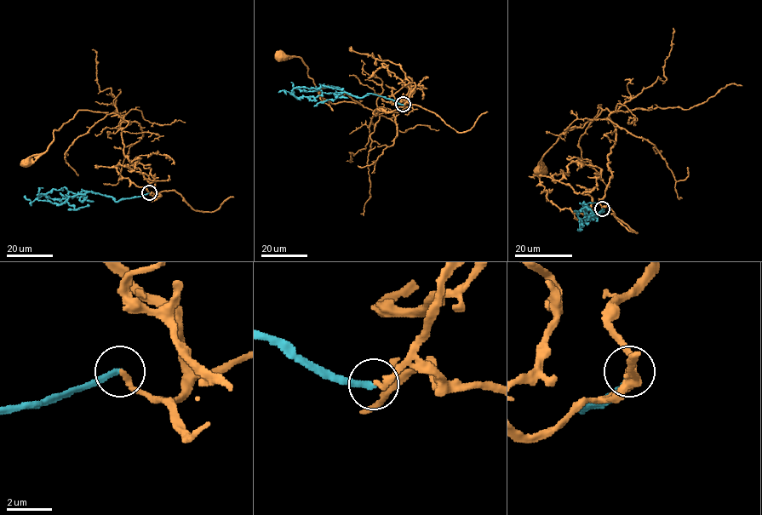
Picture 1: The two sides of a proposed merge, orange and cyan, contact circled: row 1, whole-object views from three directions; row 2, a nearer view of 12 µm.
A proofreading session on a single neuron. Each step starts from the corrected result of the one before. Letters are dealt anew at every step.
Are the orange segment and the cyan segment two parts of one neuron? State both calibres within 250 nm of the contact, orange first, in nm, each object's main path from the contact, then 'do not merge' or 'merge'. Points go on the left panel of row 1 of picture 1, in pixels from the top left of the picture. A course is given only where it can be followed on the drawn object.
200 nm thick on the orange side, 240 nm on the other; orange runs (149, 193), (155, 187), (123, 153), (113, 113), (79, 110), (25, 163); cyan runs (149, 193), (117, 201), (88, 191), (69, 197), (62, 203), (54, 203), (38, 200), (38, 190), (42, 187); do not merge

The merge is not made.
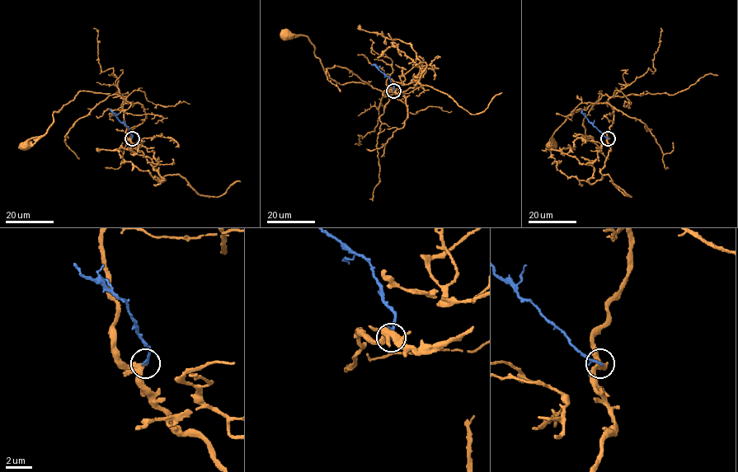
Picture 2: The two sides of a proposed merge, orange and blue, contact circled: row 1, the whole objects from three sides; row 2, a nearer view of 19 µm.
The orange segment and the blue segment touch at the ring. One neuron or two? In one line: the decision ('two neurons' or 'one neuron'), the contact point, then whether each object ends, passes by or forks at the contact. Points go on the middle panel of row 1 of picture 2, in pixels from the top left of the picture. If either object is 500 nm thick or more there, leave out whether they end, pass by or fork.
two neurons | (393, 91) | orange forks | blue ends

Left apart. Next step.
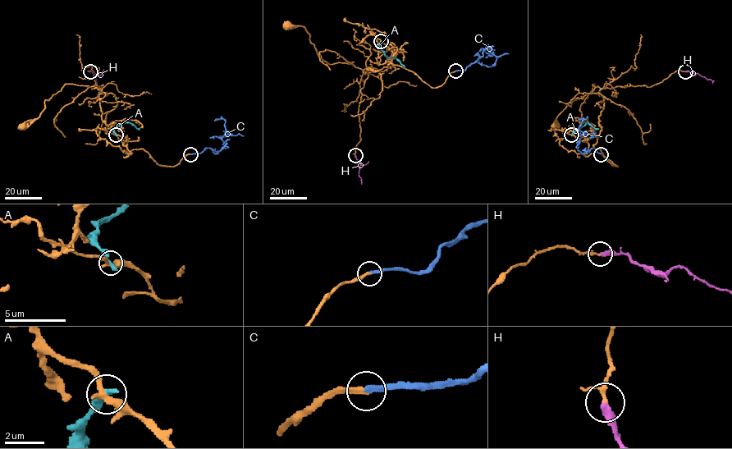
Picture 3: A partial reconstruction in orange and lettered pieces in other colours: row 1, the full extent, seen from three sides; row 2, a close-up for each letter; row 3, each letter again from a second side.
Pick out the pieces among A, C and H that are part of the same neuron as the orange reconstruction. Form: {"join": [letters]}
{"join": ["C", "H"]}

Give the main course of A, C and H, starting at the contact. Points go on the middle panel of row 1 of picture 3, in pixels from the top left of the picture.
A: (381, 42), (379, 47), (384, 53), (388, 57), (395, 57), (404, 69)
C: (455, 71), (464, 71), (474, 63), (487, 47), (496, 57), (491, 66), (475, 61)
H: (354, 155), (360, 163), (359, 176), (362, 182)

